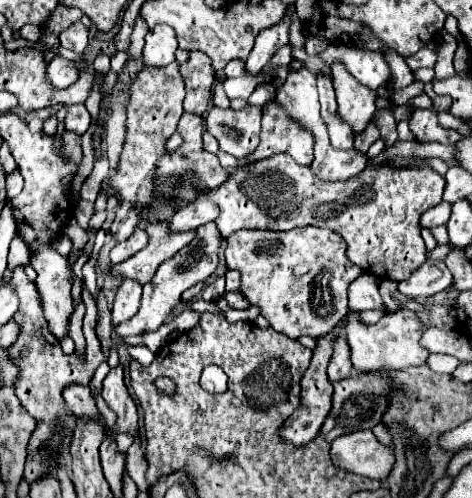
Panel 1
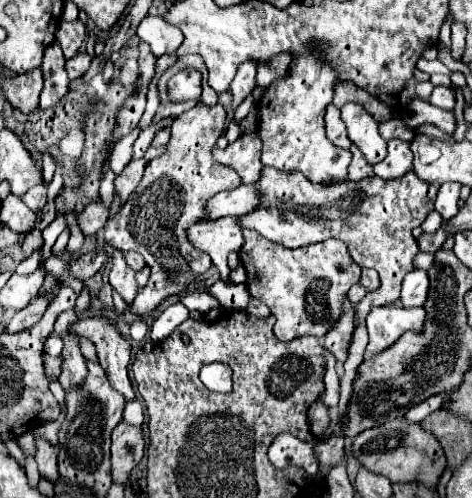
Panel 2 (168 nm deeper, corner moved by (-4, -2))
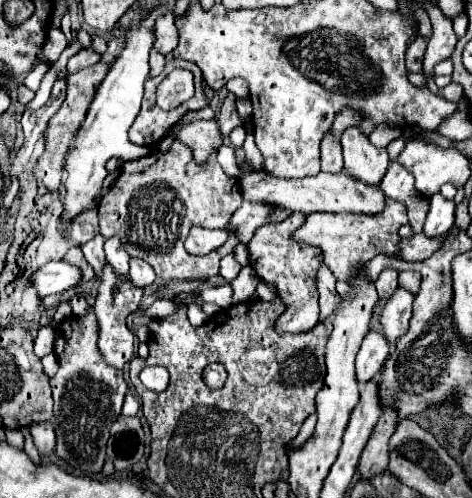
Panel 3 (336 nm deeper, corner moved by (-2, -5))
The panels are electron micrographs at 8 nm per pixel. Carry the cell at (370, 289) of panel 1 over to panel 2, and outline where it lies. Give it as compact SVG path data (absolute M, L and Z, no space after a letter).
M376 307L374 311L370 311L370 315L366 317L366 325L368 325L368 347L366 347L366 357L378 355L384 349L388 349L392 343L398 341L398 337L404 331L418 331L424 323L426 311L424 307L412 307L412 309L404 309L404 307Z

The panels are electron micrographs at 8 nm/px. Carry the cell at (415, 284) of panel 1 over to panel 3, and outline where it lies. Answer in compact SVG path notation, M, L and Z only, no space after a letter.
M398 288L392 298L386 302L380 324L386 340L390 342L390 348L394 348L396 338L408 330L410 318L412 318L412 304L414 304L414 294L410 290Z

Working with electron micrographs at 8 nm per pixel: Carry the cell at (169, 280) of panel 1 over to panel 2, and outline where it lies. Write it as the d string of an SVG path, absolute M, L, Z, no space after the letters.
M220 103L214 107L196 105L186 113L178 115L170 129L170 141L166 143L164 155L152 159L144 177L140 179L134 193L128 197L124 207L108 219L104 227L104 243L112 249L136 251L144 255L152 277L144 289L138 291L132 301L132 313L148 317L156 305L170 297L186 291L188 283L204 275L212 267L208 253L198 251L188 241L188 227L200 219L206 219L206 203L220 191L230 191L238 187L240 179L230 169L214 161L212 149L226 127L226 111Z

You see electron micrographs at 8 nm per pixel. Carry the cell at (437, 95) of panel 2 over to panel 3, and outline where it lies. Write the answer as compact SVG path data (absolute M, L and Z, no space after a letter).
M428 8L428 16L432 20L432 38L428 42L428 50L424 56L422 74L424 78L434 78L434 66L446 58L450 58L454 46L456 46L456 34L452 30L452 20L446 18L440 10Z

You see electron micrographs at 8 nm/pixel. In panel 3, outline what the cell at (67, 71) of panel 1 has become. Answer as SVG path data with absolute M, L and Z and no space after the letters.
M82 48L78 54L74 54L68 60L68 74L76 74L76 70L94 66L98 60L100 60L100 54L98 52L94 52L92 48Z

